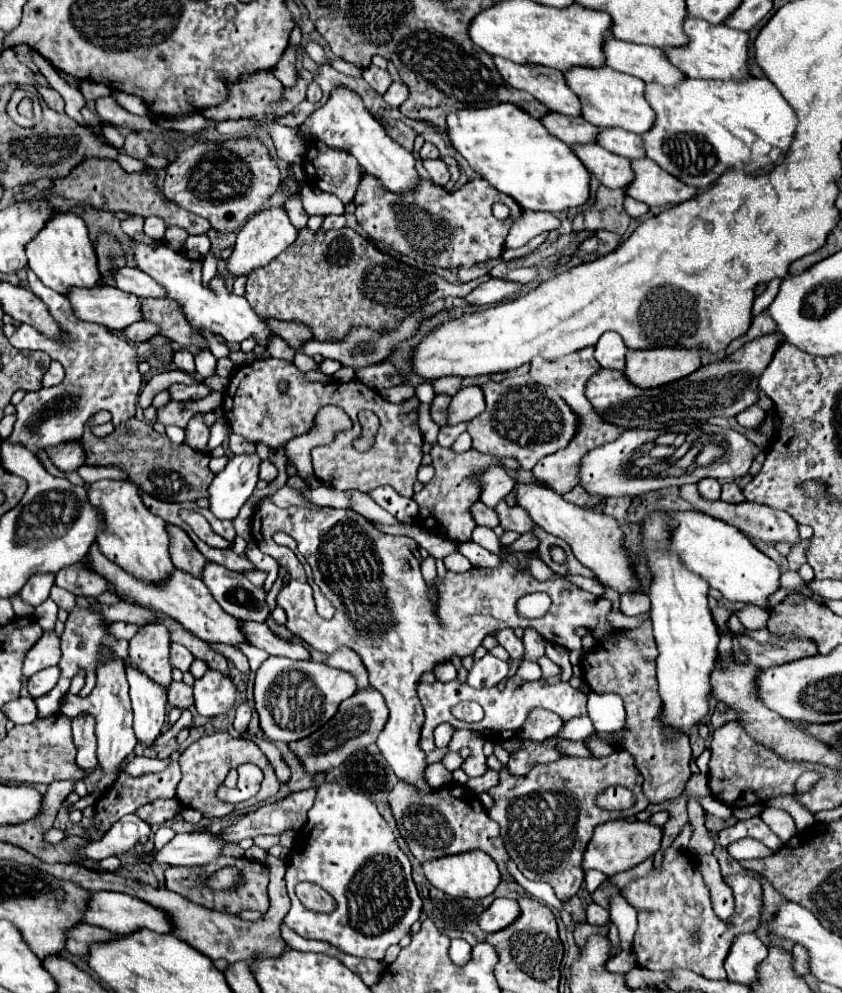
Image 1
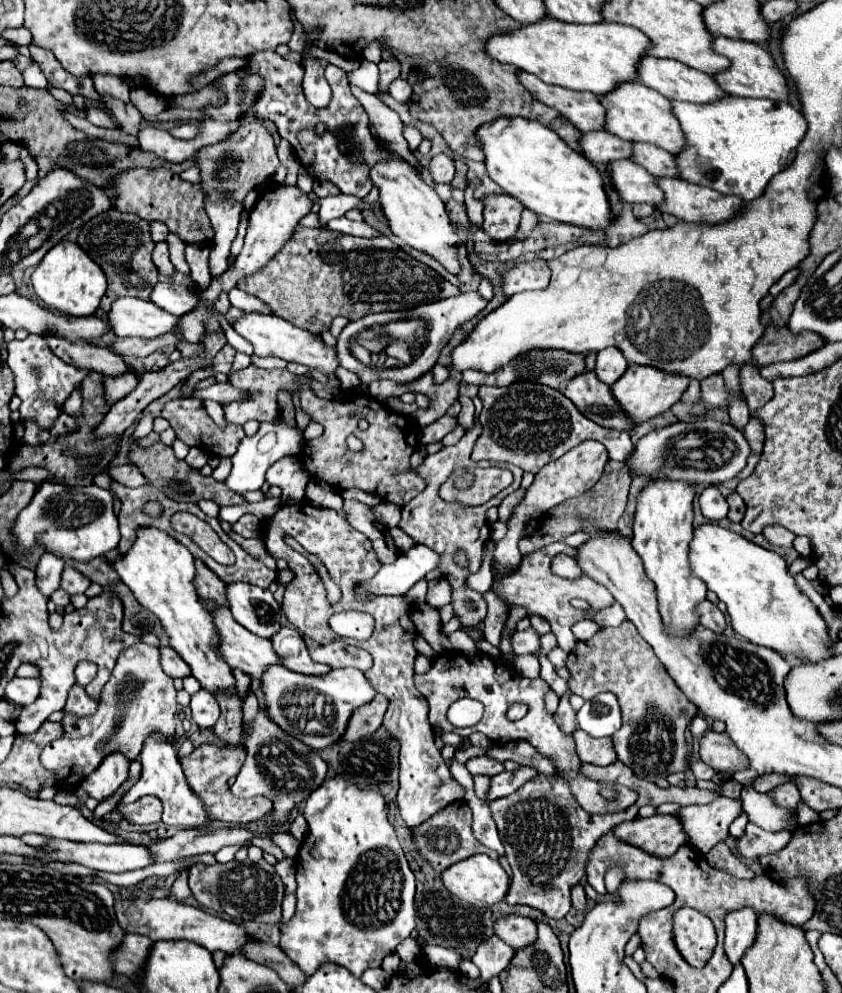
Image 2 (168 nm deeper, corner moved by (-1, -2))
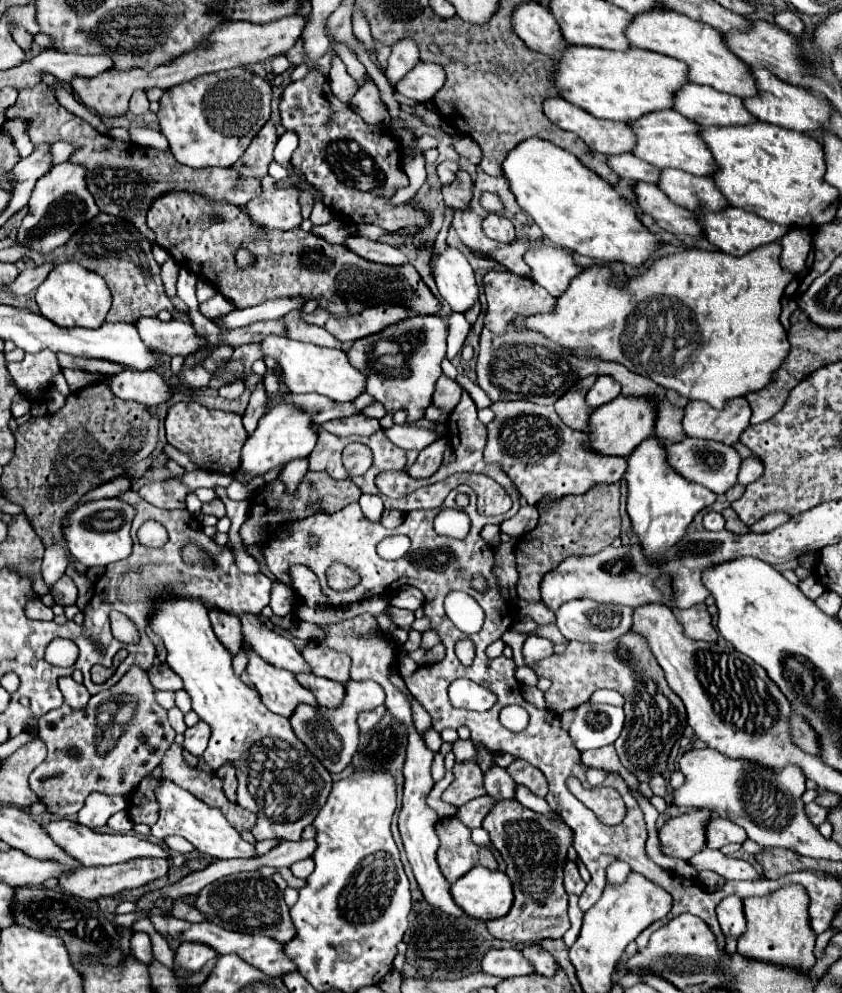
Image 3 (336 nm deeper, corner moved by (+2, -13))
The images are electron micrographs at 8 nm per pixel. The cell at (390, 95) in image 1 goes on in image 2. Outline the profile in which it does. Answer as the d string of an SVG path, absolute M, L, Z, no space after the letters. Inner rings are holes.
M396 78L396 80L390 84L388 92L390 92L390 96L396 98L398 102L408 102L410 96L412 96L412 88L410 88L410 84L408 84L406 80L402 80L402 78Z

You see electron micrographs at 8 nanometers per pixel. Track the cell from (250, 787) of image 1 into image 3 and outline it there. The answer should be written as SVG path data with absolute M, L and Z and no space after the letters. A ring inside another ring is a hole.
M165 595L153 599L153 615L149 615L149 627L157 637L161 637L167 649L167 665L183 679L185 691L191 695L193 711L199 715L201 721L211 725L211 739L209 747L205 749L203 757L215 771L225 761L233 761L237 769L237 803L251 813L257 815L257 825L251 829L257 841L265 839L287 839L297 841L301 831L313 823L319 809L325 805L327 795L331 791L333 779L331 773L321 765L321 761L301 743L297 741L295 733L291 731L289 719L281 715L273 715L259 699L259 693L245 685L239 677L235 677L231 669L233 655L219 643L215 637L205 605L201 599L181 599L181 595Z

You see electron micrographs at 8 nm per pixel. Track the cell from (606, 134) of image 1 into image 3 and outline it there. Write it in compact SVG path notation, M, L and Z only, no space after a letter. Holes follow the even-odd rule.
M661 169L659 189L677 205L689 211L717 211L727 207L725 197L719 193L711 177L697 177L677 169Z

